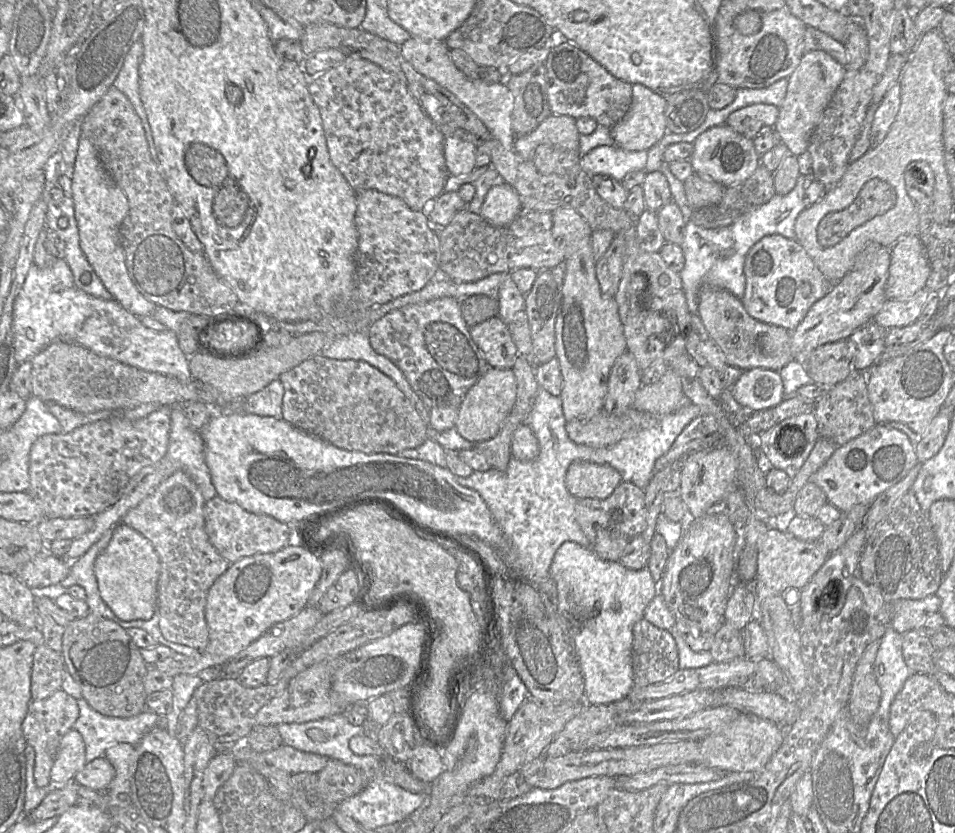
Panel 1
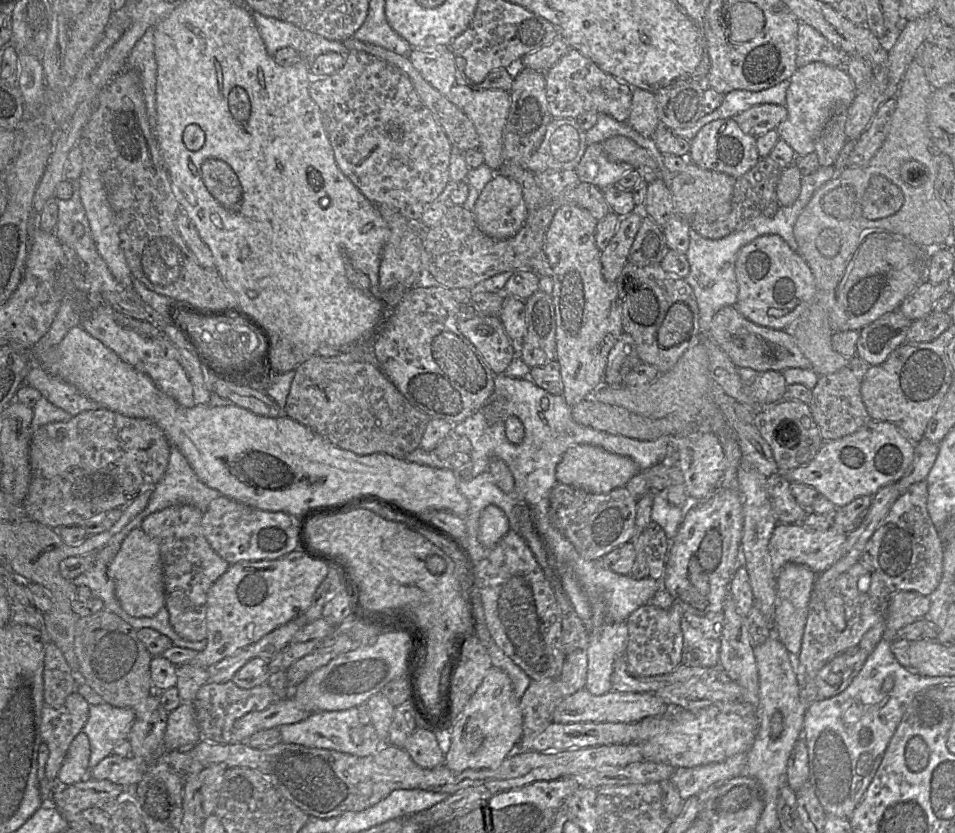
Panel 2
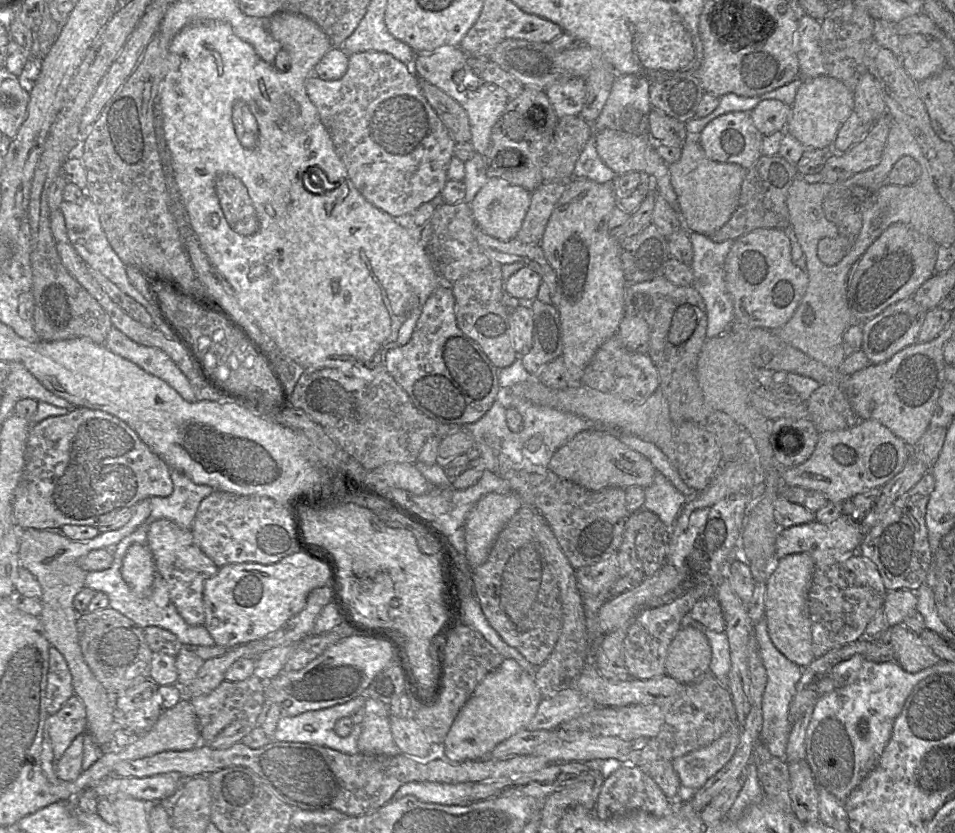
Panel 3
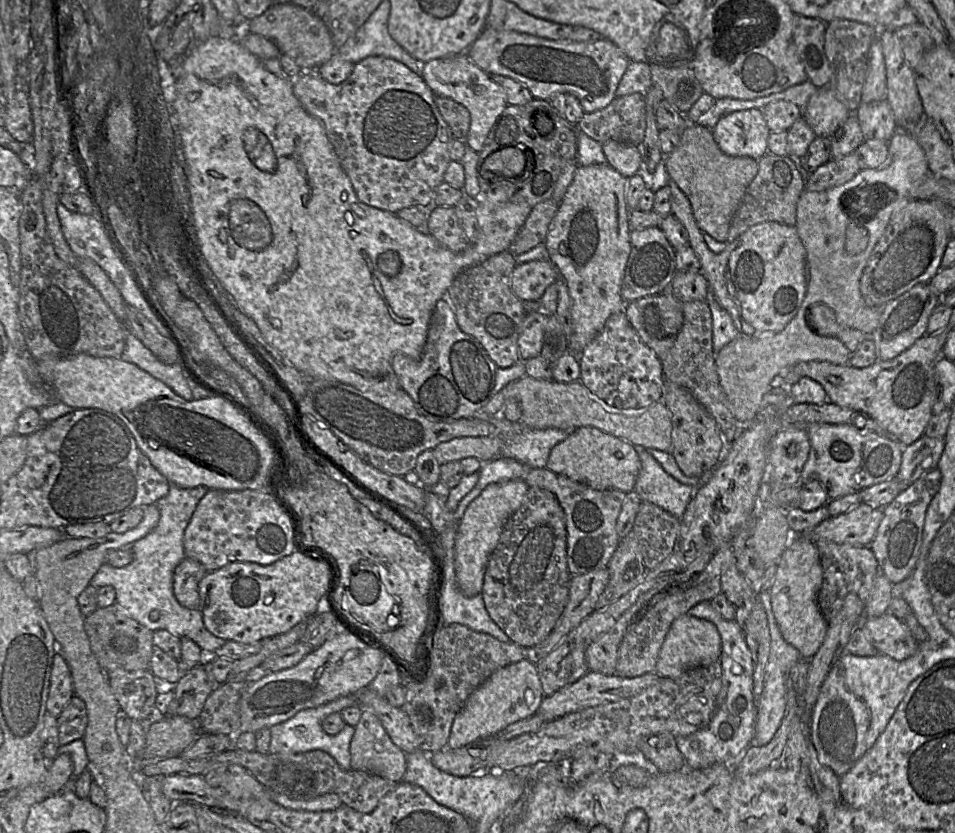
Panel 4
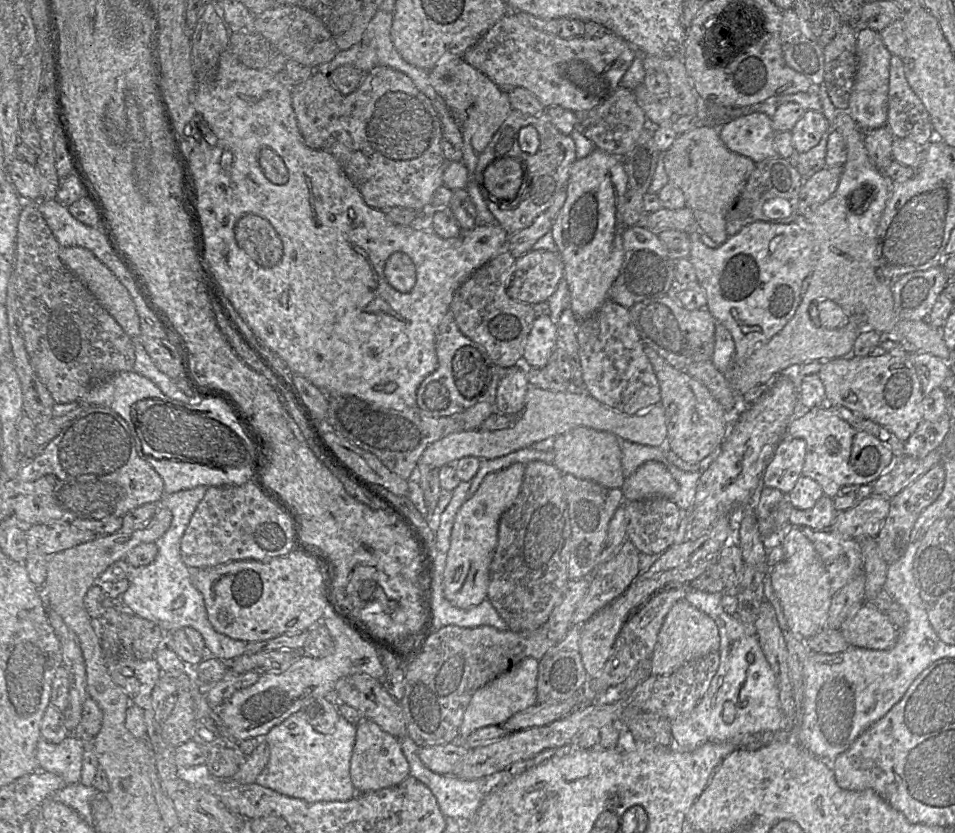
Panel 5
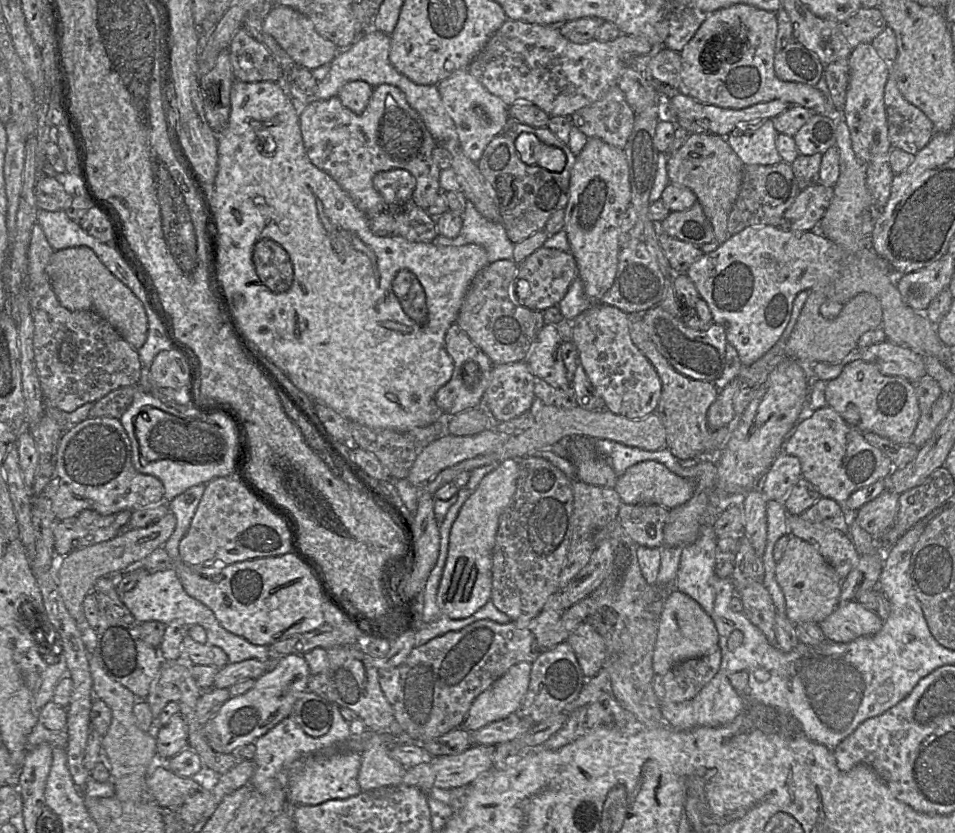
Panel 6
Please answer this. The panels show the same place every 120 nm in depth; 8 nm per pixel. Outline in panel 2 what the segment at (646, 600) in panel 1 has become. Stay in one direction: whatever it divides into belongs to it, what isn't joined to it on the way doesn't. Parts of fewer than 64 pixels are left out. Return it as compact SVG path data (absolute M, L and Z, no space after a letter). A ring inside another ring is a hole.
M626 622L590 627L585 689L601 696L612 690L611 677L615 661L625 656L628 641Z

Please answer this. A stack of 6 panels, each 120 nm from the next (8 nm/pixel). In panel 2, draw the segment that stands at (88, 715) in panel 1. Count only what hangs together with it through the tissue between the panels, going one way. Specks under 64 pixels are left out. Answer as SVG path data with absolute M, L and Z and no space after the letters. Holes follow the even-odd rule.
M107 703L90 705L89 718L82 729L90 743L89 770L112 755L119 742L128 739L135 718L132 708L120 709Z

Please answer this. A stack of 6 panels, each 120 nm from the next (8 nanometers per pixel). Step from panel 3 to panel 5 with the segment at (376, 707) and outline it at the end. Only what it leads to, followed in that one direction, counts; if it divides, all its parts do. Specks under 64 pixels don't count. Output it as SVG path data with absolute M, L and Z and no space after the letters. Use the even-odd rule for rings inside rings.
M362 717L356 725L356 739L350 761L350 777L356 794L398 785L408 776L409 765L399 739L384 732L375 722Z

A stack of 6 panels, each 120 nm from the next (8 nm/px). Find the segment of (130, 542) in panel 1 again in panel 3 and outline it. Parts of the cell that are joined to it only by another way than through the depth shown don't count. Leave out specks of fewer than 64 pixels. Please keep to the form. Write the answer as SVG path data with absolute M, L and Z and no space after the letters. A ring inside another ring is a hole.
M131 545L122 562L121 576L138 597L146 596L156 576L156 566L147 545Z

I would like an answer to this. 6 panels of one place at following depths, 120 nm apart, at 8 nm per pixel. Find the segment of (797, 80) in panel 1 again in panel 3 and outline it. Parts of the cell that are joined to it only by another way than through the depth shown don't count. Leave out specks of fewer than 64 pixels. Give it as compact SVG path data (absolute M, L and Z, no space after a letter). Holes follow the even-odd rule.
M831 76L804 79L797 90L785 132L805 148L832 146L840 127L854 110L854 92Z

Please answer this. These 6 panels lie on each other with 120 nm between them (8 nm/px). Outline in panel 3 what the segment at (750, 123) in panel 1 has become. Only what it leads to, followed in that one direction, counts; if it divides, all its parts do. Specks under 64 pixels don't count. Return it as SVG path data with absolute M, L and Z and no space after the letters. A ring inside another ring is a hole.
M775 99L763 100L750 112L757 130L763 135L785 131L791 106Z

